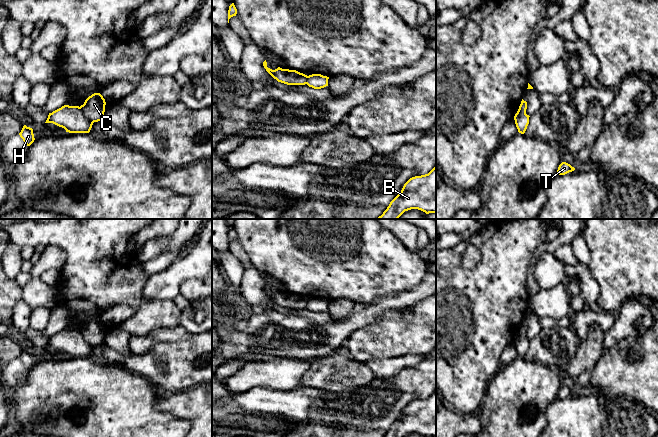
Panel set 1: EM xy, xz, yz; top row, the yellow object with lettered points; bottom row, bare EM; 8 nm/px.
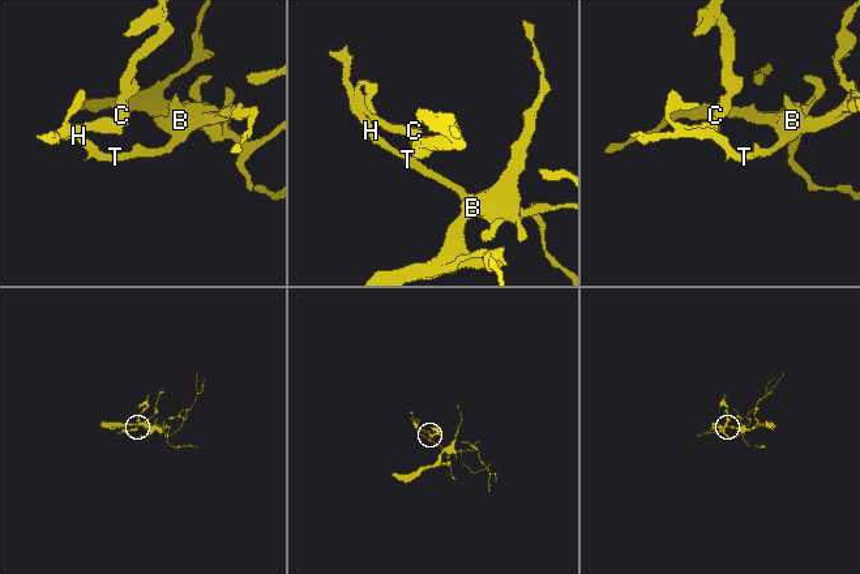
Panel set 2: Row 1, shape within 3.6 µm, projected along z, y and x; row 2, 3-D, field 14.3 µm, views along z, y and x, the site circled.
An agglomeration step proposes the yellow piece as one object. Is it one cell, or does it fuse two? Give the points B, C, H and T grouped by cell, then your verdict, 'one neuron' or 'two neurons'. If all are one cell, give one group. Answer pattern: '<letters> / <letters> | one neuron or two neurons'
B H T / C | two neurons

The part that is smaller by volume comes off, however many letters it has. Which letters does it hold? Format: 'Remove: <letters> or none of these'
Remove: C

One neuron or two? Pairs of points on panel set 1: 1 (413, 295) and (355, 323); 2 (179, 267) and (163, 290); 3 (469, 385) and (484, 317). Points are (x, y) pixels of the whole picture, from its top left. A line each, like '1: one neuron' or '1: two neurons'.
1: one neuron
2: one neuron
3: one neuron

